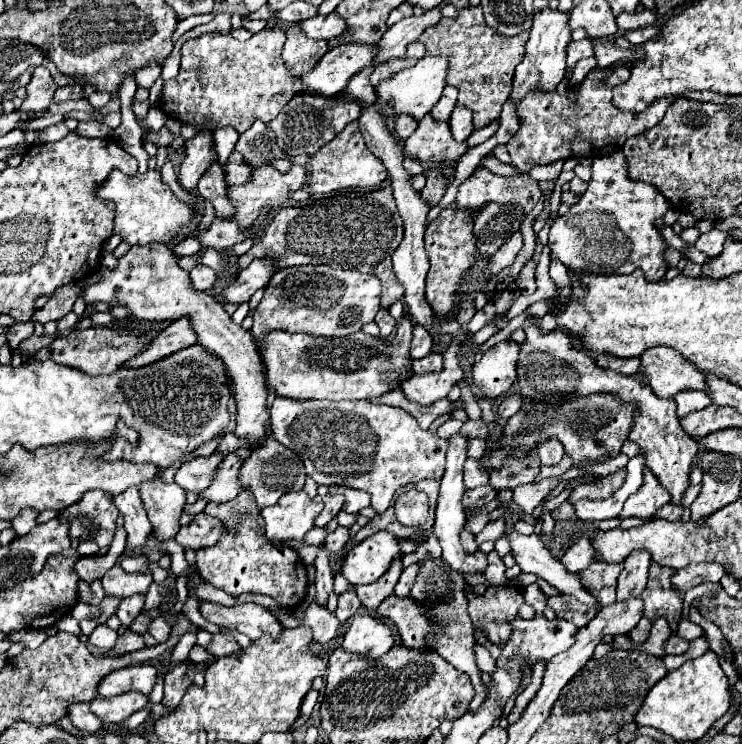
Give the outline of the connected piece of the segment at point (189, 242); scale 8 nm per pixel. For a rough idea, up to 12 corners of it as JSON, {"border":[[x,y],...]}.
{"border":[[197,238],[173,244],[177,256],[193,256],[202,246]]}

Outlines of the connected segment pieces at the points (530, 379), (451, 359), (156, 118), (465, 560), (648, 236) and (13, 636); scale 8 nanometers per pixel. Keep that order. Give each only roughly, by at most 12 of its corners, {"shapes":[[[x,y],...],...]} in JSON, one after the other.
{"shapes":[[[523,322],[519,392],[633,402],[629,438],[681,504],[699,444],[641,374],[597,366],[567,332]],[[459,342],[443,352],[443,370],[413,374],[401,384],[405,398],[429,406],[463,378]],[[149,108],[145,122],[157,132],[167,122],[161,108]],[[449,438],[433,534],[457,572],[485,572],[483,552],[465,554],[459,534],[467,438]],[[621,150],[593,160],[569,212],[609,212],[631,242],[629,260],[655,282],[667,264],[655,222],[671,204],[629,178]],[[24,629],[7,638],[28,649],[38,648],[46,639],[44,630]]]}

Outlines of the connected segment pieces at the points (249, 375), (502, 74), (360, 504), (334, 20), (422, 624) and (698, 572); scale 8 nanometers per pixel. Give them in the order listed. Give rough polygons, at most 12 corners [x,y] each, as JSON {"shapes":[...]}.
{"shapes":[[[167,244],[131,246],[85,304],[139,320],[189,318],[223,358],[235,436],[267,440],[265,364],[249,330],[197,292]],[[481,6],[429,26],[457,108],[499,118],[529,32],[501,36]],[[343,488],[345,512],[357,514],[369,506],[369,494]],[[317,14],[297,22],[309,38],[329,40],[345,30],[345,20]],[[411,596],[385,598],[375,610],[397,626],[401,646],[417,652],[427,644],[433,628],[429,608]],[[715,562],[689,564],[671,576],[683,596],[701,582],[719,582]]]}

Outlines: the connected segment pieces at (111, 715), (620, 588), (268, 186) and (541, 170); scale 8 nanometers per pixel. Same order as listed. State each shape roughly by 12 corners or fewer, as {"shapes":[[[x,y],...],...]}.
{"shapes":[[[141,692],[91,700],[91,710],[107,724],[119,724],[145,708]],[[631,552],[619,576],[617,598],[639,596],[647,584],[651,554]],[[303,166],[281,174],[253,170],[249,182],[229,186],[231,216],[251,228],[259,210],[281,208],[307,182]],[[565,160],[534,167],[532,177],[538,182],[555,180]]]}

